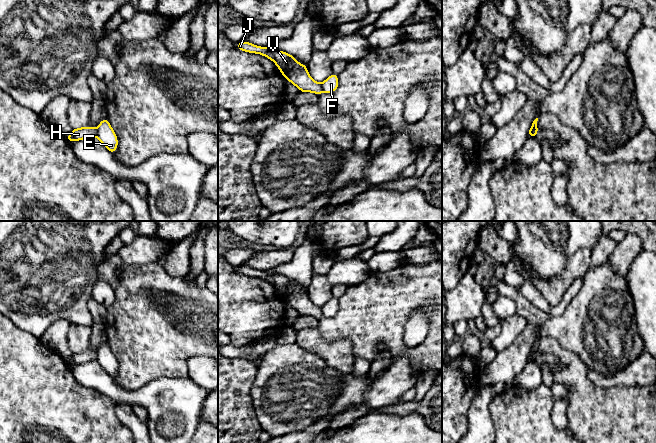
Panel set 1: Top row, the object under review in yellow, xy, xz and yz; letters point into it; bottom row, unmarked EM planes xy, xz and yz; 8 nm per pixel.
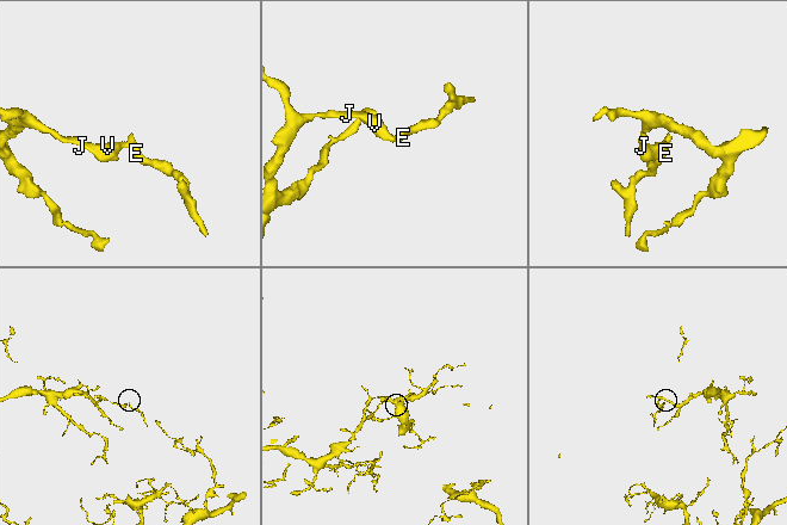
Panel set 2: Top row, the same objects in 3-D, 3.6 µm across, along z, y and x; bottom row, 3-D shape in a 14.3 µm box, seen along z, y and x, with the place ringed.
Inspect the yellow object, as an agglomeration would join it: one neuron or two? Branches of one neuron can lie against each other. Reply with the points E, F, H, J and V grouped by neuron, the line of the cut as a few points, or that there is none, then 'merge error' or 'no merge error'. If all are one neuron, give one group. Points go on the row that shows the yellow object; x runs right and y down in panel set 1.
E F / H J V | xz (320, 84), (322, 91) | merge error

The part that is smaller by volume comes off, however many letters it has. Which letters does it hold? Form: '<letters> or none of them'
E, F

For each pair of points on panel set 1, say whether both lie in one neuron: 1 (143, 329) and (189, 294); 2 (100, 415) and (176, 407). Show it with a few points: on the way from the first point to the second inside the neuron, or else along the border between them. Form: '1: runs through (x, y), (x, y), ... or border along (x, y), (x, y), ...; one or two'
1: runs through (155, 325), (158, 322), (164, 321), (179, 306); one
2: border along (97, 390), (118, 403); two

